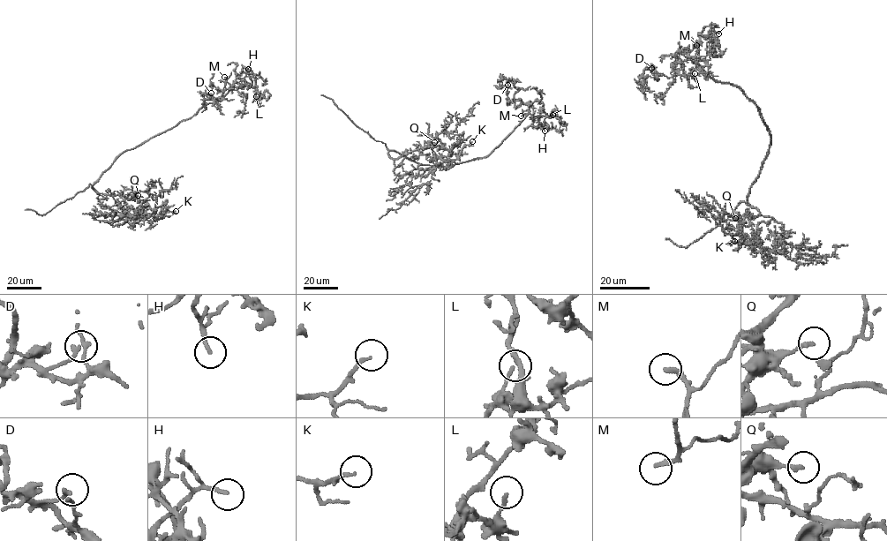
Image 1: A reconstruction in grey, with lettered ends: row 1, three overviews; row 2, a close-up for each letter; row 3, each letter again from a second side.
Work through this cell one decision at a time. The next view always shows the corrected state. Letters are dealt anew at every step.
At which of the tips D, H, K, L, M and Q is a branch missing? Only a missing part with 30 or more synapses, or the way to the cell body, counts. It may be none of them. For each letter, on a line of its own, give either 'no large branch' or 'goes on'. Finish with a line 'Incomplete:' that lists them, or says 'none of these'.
D: no large branch
H: goes on
K: goes on
L: no large branch
M: goes on
Q: no large branch
Incomplete: H, K, M

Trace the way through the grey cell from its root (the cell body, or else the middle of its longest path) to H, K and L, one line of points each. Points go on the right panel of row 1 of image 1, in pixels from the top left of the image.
H: (770, 140), (758, 108), (737, 86), (715, 81), (694, 59), (707, 55), (712, 46), (710, 37), (718, 33)
K: (770, 140), (747, 202), (761, 215), (779, 222), (784, 233), (773, 232), (776, 247), (770, 256), (734, 241)
L: (770, 140), (758, 108), (737, 86), (715, 81), (694, 59), (698, 49), (689, 74), (695, 73)

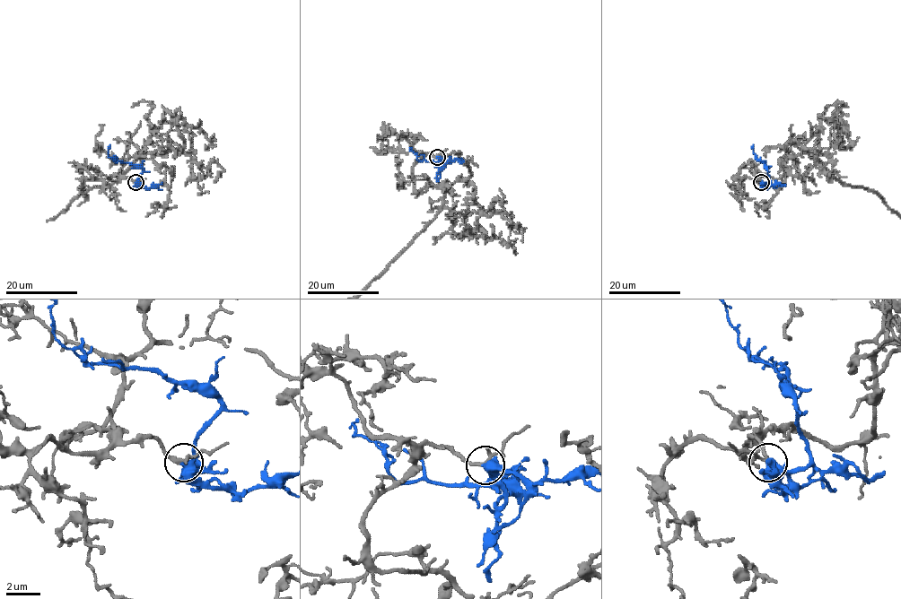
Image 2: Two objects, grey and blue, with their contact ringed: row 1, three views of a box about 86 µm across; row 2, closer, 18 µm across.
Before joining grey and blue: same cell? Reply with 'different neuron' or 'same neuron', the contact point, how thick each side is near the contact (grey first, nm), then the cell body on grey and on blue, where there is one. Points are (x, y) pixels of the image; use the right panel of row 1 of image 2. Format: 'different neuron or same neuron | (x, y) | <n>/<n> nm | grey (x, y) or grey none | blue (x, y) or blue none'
same neuron | (761, 182) | 160/420 nm | grey none | blue none

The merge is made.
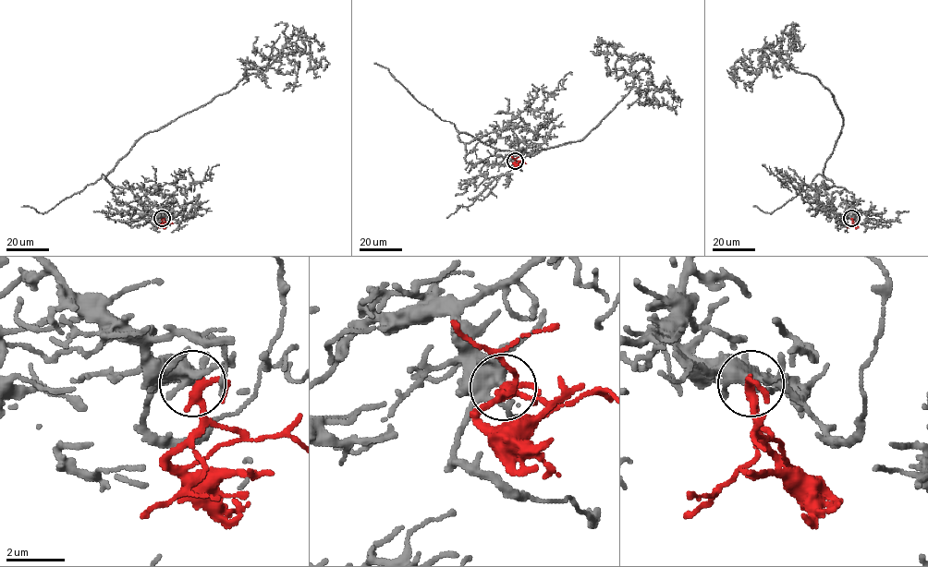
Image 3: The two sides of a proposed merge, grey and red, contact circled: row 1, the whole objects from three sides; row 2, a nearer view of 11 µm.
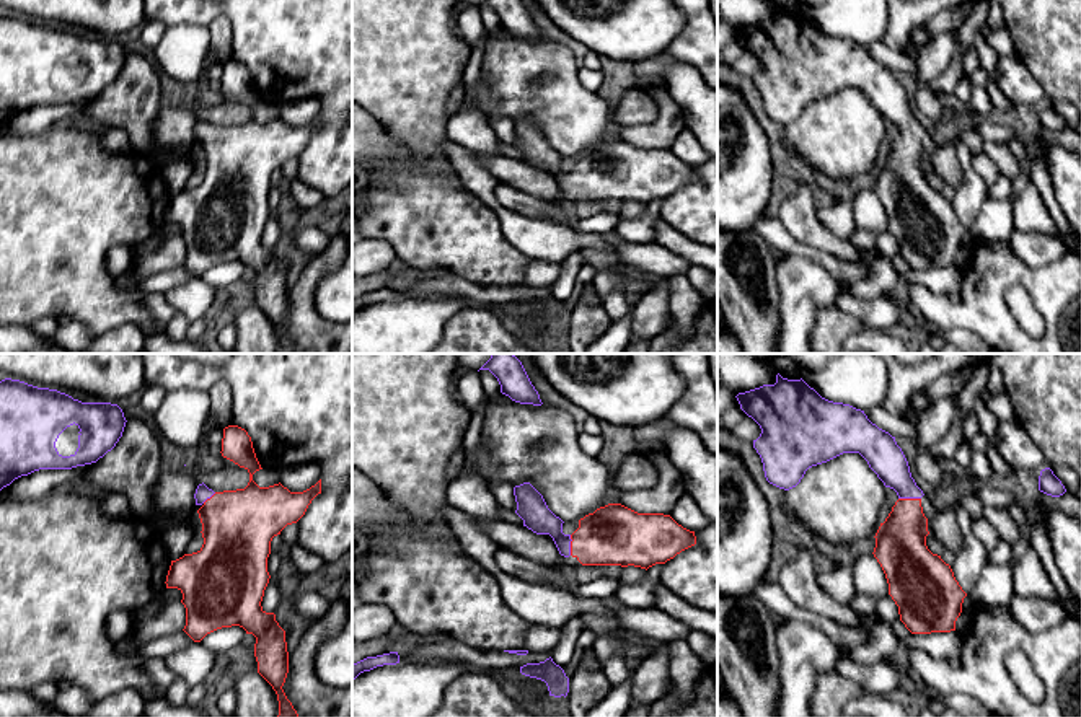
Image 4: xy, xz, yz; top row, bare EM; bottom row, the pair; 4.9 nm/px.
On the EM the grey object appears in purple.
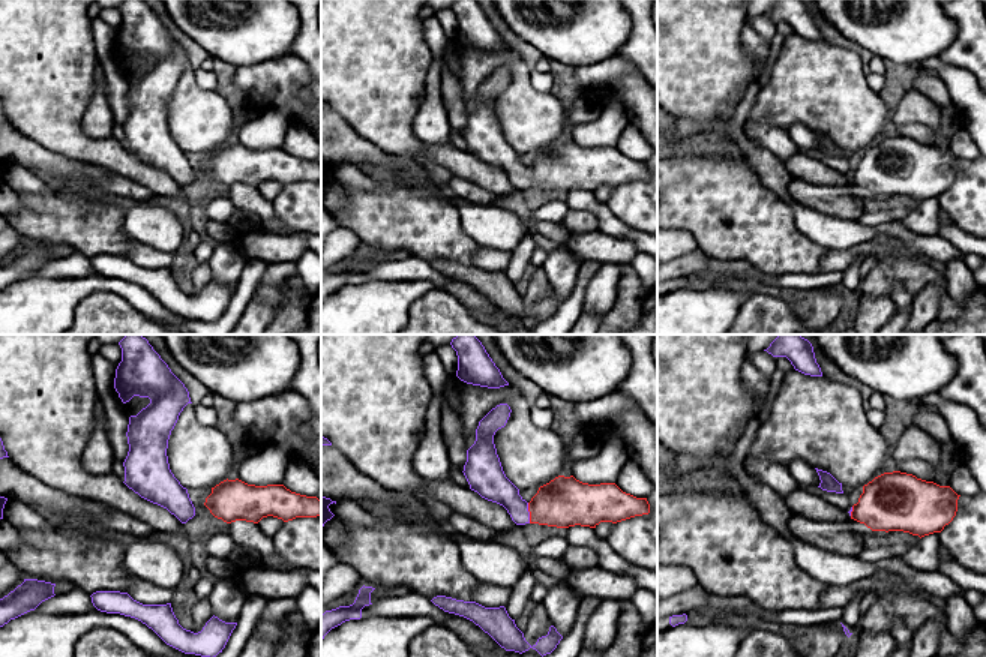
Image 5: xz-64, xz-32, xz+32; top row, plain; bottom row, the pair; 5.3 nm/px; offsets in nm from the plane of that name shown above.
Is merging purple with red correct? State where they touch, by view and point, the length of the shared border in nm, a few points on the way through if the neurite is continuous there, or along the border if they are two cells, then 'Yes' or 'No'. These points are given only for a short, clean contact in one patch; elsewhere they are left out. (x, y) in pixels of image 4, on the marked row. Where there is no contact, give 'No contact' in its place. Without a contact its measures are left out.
Touches purple at yz (910, 497). Shared border 110 nm. Path across: yz (884, 457), (910, 497), (907, 527), (900, 541). Yes

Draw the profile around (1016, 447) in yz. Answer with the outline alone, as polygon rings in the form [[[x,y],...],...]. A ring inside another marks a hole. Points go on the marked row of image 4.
[[[1016,419],[998,424],[995,445],[1001,458],[1016,471],[1045,469],[1043,453]]]

